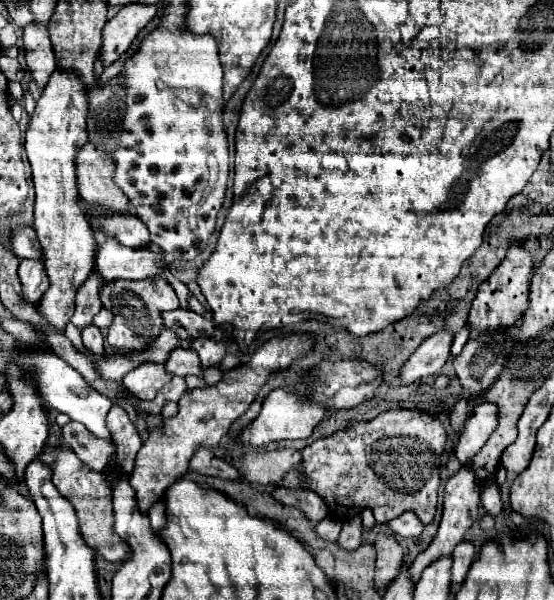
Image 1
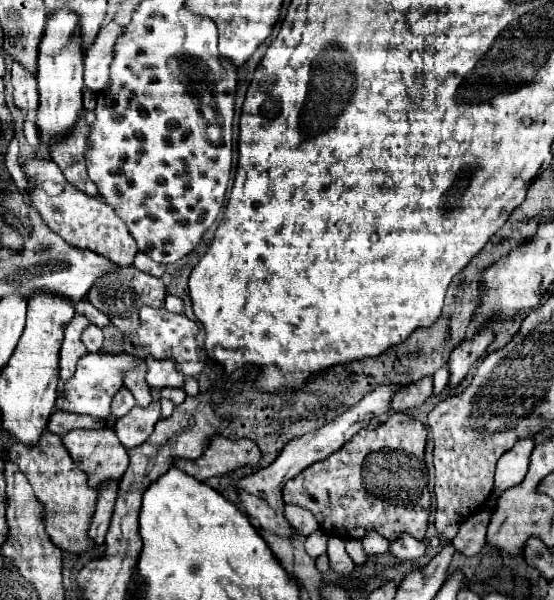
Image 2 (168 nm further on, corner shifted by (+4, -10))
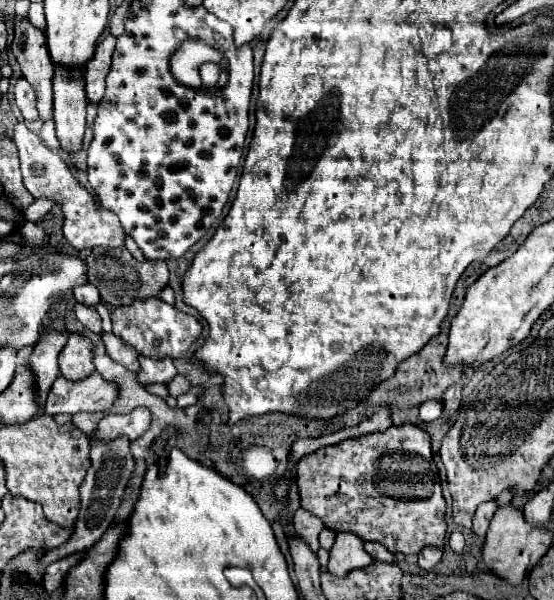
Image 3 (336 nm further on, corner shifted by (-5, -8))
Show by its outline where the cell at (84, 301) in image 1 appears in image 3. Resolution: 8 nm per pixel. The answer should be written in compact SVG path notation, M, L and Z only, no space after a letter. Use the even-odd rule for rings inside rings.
M73 333L59 353L59 371L69 381L87 379L95 371L91 361L91 339Z

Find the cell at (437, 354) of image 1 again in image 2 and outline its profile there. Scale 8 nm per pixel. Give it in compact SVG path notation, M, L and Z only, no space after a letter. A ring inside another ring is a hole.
M392 383L392 385L380 385L376 387L374 391L370 391L360 403L352 405L348 411L344 411L340 417L336 417L332 423L316 429L316 431L310 431L294 441L290 441L282 453L276 457L276 461L264 469L258 469L256 473L252 475L246 475L238 481L238 497L240 497L240 503L246 507L246 511L250 513L250 517L254 519L254 523L268 531L268 533L276 533L276 535L282 535L282 537L290 537L290 523L286 521L284 517L284 501L282 501L282 487L288 479L292 479L294 475L298 475L302 469L310 467L312 463L316 461L322 461L326 459L330 453L338 451L342 447L342 443L350 441L350 437L354 433L358 433L360 429L368 427L370 421L376 417L380 421L384 421L390 413L390 403L392 403L392 397L394 393L398 393L404 385L402 383Z

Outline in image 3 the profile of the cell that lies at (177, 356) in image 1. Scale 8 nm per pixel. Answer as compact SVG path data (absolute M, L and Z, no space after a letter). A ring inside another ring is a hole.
M139 355L139 371L137 371L137 381L141 385L147 383L169 383L175 375L177 369L173 365L171 359L151 359L151 357L143 357Z

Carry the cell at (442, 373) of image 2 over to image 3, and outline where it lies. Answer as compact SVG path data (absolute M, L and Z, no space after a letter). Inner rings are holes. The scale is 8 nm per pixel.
M427 401L427 405L419 407L419 419L425 421L425 423L435 421L437 417L441 417L441 413L443 413L441 401Z

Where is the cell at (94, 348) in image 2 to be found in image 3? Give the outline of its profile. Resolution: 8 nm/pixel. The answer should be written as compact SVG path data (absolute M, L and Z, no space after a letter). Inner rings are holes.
M75 303L75 315L85 325L87 331L91 331L95 335L101 333L101 317L95 311L95 307L89 307L89 305L83 305L83 303Z

